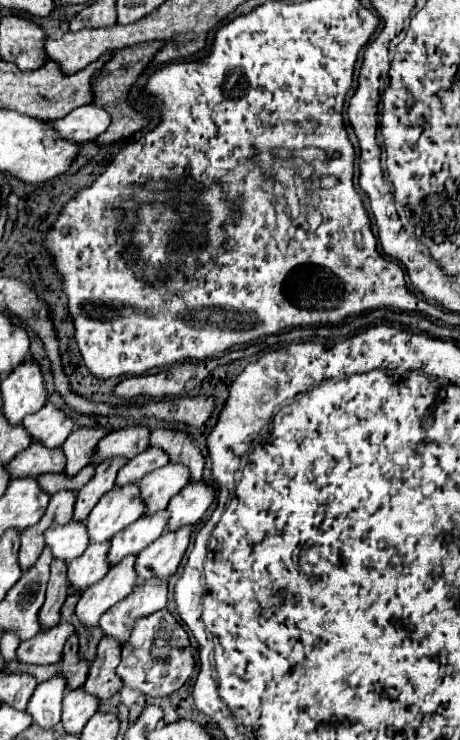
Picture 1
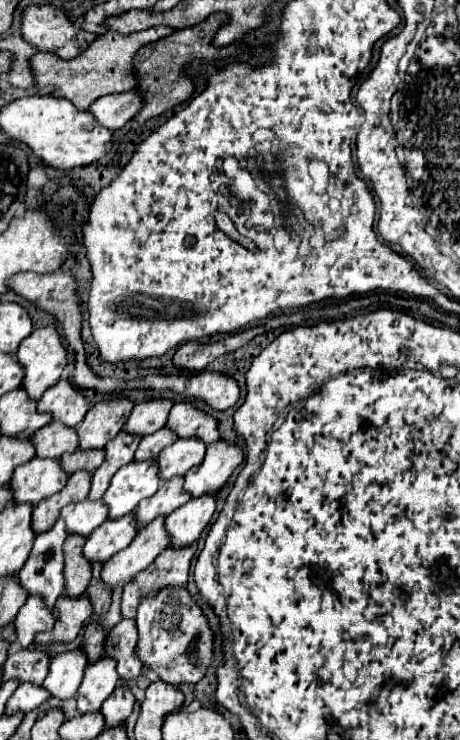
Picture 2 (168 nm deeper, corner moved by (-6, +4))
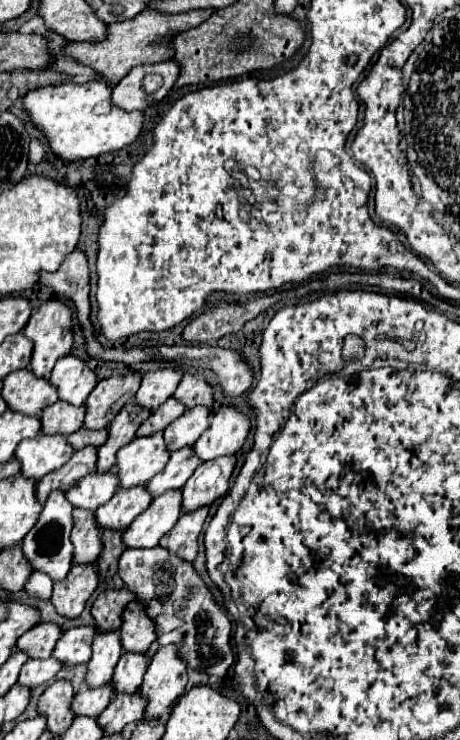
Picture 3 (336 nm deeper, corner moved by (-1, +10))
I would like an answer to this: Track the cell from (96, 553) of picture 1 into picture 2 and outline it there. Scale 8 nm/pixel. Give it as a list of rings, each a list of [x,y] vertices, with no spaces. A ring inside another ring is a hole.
[[[128,512],[126,516],[120,516],[118,520],[106,520],[102,522],[102,526],[98,526],[86,540],[84,546],[84,556],[92,562],[100,560],[106,562],[110,560],[110,556],[114,556],[118,550],[126,548],[132,538],[138,532],[136,526],[136,516],[134,512]]]

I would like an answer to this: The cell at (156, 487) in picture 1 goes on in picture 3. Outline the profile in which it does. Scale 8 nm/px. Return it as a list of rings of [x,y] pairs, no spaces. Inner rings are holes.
[[[203,406],[185,410],[185,414],[179,416],[173,424],[169,424],[167,430],[163,432],[167,450],[175,452],[185,446],[193,446],[193,442],[197,442],[197,438],[207,430],[209,414],[211,412],[205,410]]]

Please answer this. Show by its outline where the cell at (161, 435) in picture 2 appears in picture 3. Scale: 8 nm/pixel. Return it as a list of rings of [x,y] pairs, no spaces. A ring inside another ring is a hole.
[[[169,398],[163,406],[159,406],[157,410],[151,412],[149,420],[145,420],[139,430],[137,430],[137,438],[143,438],[147,434],[157,434],[157,432],[163,432],[171,422],[175,422],[181,414],[185,412],[185,406],[179,404],[177,400]]]

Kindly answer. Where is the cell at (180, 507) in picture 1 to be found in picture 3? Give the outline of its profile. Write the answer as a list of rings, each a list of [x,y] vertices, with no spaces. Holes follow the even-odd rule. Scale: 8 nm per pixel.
[[[221,408],[211,416],[211,424],[193,446],[199,462],[209,462],[219,456],[233,456],[245,444],[249,434],[249,418],[235,408]]]

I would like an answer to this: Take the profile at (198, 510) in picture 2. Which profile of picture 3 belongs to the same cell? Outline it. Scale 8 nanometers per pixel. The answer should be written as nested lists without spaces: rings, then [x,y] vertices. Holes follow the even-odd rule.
[[[235,456],[217,458],[213,462],[203,462],[189,482],[183,486],[181,512],[189,514],[201,506],[211,506],[229,488],[229,478],[235,468]]]

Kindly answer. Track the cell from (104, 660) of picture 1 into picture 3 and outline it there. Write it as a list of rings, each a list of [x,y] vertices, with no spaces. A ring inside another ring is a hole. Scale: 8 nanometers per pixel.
[[[129,602],[129,606],[121,614],[123,622],[119,628],[121,646],[125,652],[139,652],[145,654],[151,642],[157,638],[155,626],[149,620],[149,616],[143,612],[143,606],[139,602]]]

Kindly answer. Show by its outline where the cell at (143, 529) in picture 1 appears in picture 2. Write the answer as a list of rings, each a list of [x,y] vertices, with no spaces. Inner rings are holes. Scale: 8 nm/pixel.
[[[174,476],[172,480],[162,482],[154,496],[150,496],[148,500],[142,500],[142,504],[138,504],[136,508],[138,528],[146,526],[156,516],[166,516],[174,512],[180,504],[188,502],[190,494],[182,488],[182,484],[184,484],[184,476]]]

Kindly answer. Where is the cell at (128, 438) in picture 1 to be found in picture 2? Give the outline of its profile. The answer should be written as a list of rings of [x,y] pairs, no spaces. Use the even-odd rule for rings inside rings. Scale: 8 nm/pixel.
[[[150,398],[142,404],[136,404],[130,418],[128,418],[126,430],[130,434],[138,434],[138,436],[146,436],[150,432],[156,432],[158,428],[166,426],[166,418],[168,418],[170,408],[172,408],[172,402],[162,400],[162,398]]]

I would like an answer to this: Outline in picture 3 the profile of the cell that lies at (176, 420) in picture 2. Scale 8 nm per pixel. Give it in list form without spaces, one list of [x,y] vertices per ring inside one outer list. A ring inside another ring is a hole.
[[[195,374],[183,376],[173,398],[177,398],[177,402],[181,402],[185,408],[191,408],[191,406],[205,406],[209,410],[213,408],[213,392],[209,384]]]

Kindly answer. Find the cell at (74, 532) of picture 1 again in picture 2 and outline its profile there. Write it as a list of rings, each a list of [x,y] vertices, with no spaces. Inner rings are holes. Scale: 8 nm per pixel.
[[[86,498],[82,502],[66,504],[62,508],[62,518],[66,520],[66,528],[70,534],[90,536],[90,532],[108,518],[108,508],[104,500]]]

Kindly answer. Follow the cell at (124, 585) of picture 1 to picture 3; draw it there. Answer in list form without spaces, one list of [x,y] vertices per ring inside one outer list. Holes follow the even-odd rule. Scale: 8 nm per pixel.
[[[169,490],[161,498],[153,498],[149,508],[139,514],[133,524],[123,532],[123,544],[125,548],[153,548],[159,544],[159,540],[177,524],[181,516],[181,490]]]

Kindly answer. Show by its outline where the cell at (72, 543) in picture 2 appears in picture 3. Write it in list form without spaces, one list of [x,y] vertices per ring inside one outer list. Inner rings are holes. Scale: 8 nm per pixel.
[[[73,510],[73,564],[93,564],[101,552],[101,538],[99,526],[89,510]]]

